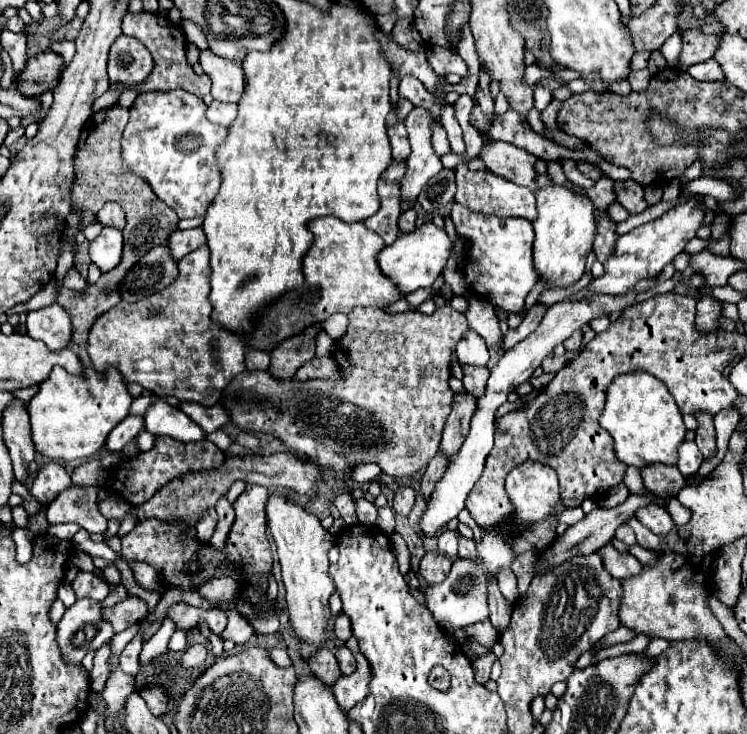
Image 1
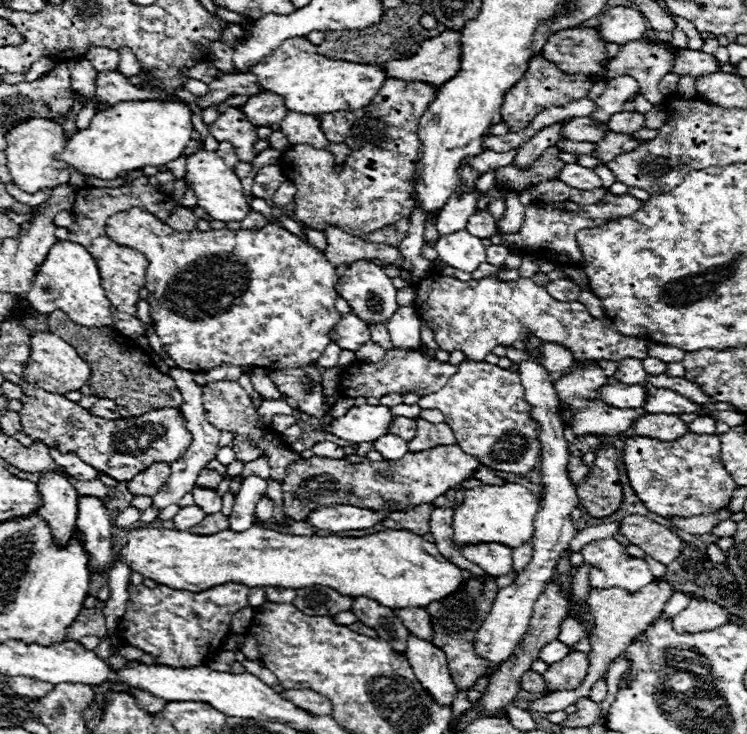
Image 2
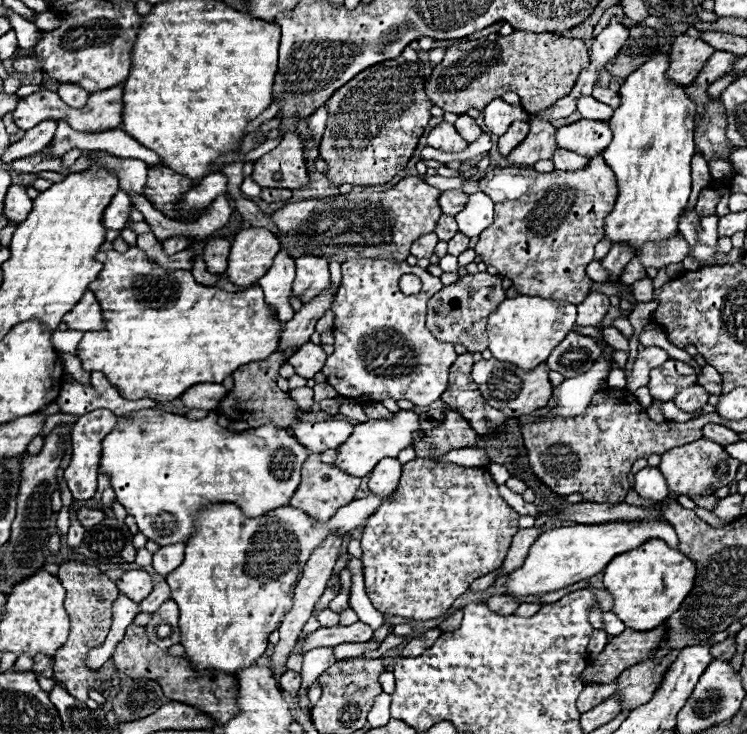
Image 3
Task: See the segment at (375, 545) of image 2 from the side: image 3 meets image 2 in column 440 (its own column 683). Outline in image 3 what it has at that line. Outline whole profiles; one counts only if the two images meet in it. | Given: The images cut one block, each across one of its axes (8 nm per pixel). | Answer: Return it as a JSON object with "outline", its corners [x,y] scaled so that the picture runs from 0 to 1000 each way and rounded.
{"outline":[[[867,736],[851,749],[827,755],[809,777],[809,798],[822,815],[822,837],[846,858],[876,858],[902,831],[910,828],[913,817],[924,809],[929,796],[929,766],[900,749],[889,736]]]}

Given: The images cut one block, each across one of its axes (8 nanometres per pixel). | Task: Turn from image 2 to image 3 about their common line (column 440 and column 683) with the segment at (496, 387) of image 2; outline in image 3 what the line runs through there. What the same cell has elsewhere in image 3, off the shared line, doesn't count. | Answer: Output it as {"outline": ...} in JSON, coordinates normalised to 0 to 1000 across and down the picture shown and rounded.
{"outline":[[[929,523],[929,526],[924,526],[924,529],[910,531],[910,534],[902,540],[900,548],[902,548],[910,559],[929,564],[929,561],[940,559],[940,556],[948,550],[948,540],[950,540],[950,537],[948,537],[940,526]]]}

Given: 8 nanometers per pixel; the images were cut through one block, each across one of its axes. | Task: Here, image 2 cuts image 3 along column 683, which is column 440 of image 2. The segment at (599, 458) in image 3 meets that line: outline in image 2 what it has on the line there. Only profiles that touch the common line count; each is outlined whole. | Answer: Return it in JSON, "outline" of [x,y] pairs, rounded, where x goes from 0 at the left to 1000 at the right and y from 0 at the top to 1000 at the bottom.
{"outline":[[[560,569],[557,580],[560,580],[557,594],[549,599],[549,613],[552,616],[573,613],[573,610],[581,610],[581,608],[602,608],[602,605],[610,605],[608,589],[602,586],[602,580],[597,575],[576,578],[576,575]]]}

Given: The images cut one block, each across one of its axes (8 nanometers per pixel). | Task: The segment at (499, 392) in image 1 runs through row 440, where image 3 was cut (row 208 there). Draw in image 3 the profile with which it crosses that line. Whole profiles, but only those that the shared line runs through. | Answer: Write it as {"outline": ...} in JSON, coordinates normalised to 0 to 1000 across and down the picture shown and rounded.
{"outline":[[[648,262],[629,264],[621,286],[610,292],[613,316],[618,316],[618,319],[624,319],[629,324],[643,322],[643,316],[648,311],[653,311],[659,305],[659,300],[661,300],[659,272]]]}

